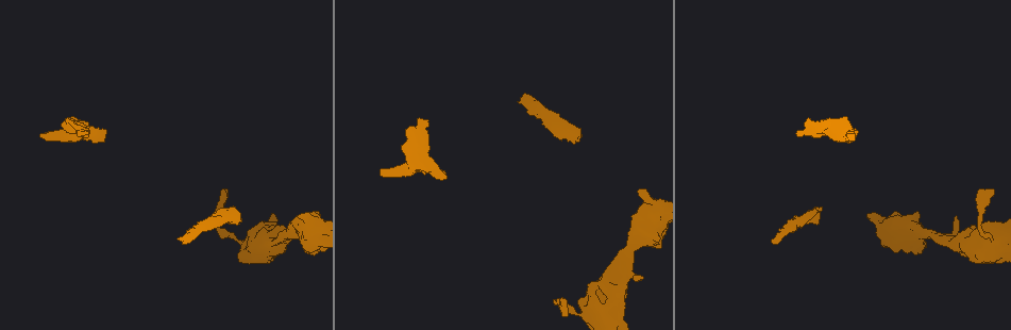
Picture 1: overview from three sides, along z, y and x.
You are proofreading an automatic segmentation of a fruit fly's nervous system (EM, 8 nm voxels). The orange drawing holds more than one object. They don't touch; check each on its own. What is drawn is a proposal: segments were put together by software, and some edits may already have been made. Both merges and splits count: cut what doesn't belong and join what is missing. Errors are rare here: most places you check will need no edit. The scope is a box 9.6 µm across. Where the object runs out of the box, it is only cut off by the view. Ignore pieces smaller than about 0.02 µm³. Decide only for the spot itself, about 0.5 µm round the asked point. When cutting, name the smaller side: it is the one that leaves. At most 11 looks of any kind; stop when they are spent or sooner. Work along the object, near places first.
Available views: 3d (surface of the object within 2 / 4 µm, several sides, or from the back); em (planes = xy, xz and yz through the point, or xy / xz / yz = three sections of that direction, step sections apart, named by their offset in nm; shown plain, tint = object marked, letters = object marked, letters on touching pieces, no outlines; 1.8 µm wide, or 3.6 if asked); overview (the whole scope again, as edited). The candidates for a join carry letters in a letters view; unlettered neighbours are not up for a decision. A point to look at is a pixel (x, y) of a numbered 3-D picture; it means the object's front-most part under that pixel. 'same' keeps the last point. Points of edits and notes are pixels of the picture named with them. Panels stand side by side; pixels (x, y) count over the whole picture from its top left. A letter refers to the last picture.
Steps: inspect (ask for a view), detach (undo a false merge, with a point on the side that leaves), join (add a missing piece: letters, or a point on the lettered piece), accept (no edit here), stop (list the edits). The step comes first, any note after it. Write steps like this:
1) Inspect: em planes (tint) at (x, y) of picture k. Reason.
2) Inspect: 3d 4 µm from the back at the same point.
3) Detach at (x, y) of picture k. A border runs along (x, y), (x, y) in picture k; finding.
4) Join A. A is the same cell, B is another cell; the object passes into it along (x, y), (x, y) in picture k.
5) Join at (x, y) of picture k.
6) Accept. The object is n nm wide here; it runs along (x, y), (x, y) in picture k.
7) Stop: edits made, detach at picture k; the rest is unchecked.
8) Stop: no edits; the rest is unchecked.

Inspect: 3d 2 µm from the back at (106, 131) of picture 1. Stops while still wide.

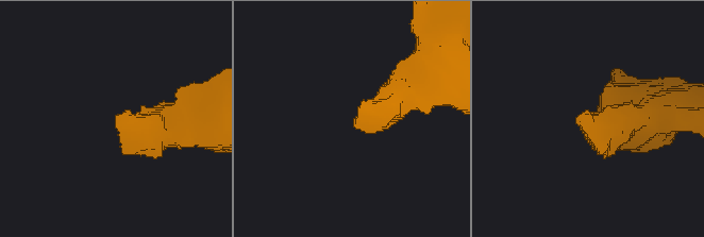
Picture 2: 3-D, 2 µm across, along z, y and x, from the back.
Inspect: em xy step 16 (tint) at (118, 117) of picture 2.

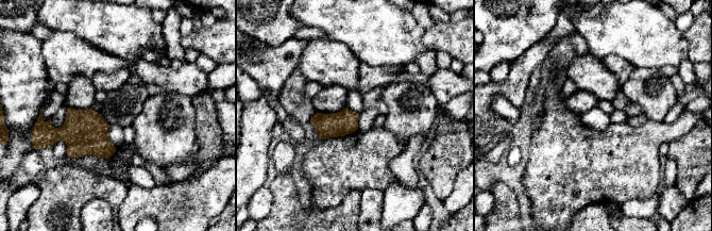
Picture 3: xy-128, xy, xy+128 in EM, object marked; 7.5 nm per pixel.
Inspect: em planes (letters) at the same point. Another direction.

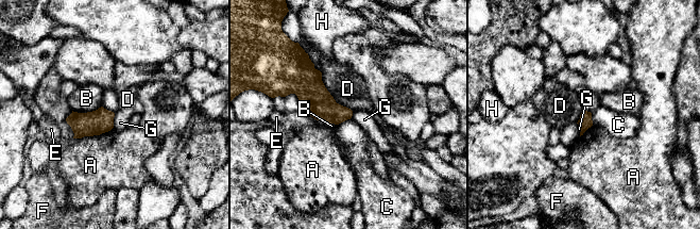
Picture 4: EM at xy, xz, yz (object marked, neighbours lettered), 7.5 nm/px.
Accept. A, B, C, D, E, F, G and H are other cells; a border runs along (115, 113), (112, 128) in picture 4; none of them fits.

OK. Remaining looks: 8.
Inspect: 3d 2 µm at (382, 173) of picture 1. Free end.

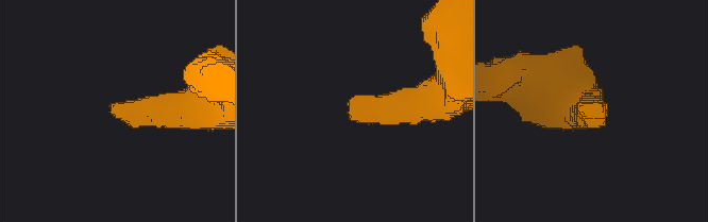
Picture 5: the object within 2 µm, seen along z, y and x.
Inspect: em planes (letters) at (111, 105) of picture 5.

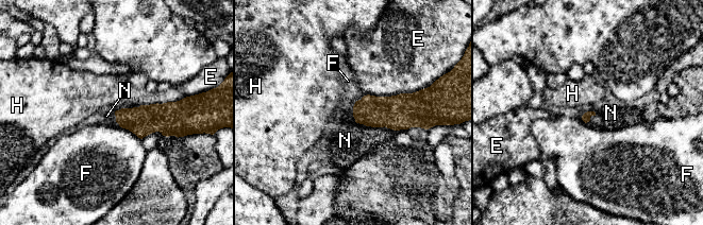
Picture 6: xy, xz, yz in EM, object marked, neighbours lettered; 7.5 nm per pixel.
Join at (345, 140) of picture 6. N is the same cell, E, F and H are other cells; the object passes into it along (396, 113), (365, 124), (345, 140) in picture 6; it goes on there.

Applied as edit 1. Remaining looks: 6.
Inspect: overview.

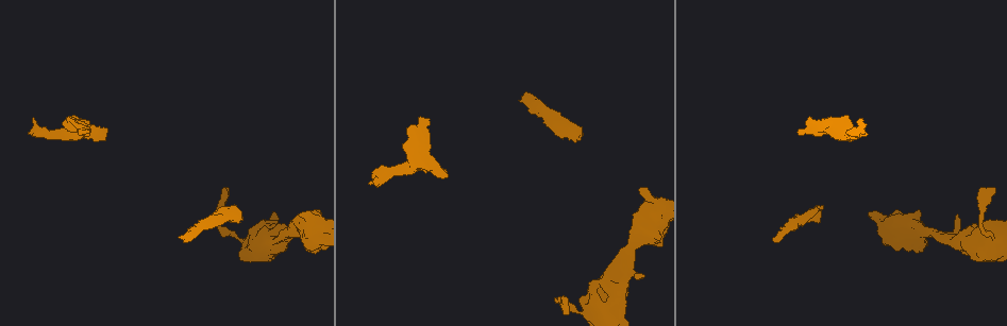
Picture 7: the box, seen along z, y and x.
Inspect: em xy step 16 (tint) at (234, 206) of picture 7.

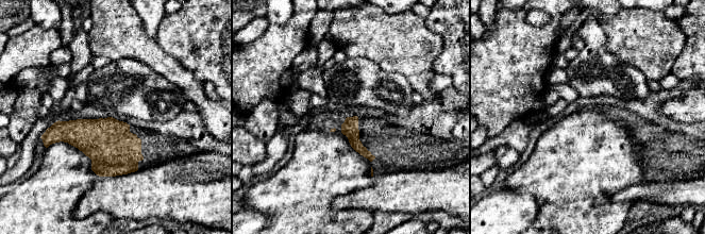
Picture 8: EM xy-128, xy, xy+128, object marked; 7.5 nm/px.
Inspect: em planes (tint) at the same point.

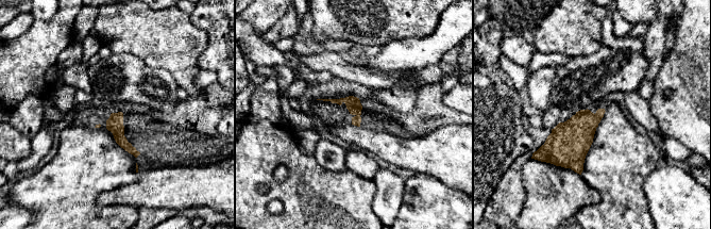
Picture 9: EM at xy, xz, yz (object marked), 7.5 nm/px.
Inspect: em planes (letters) at the same point. What lies round it.

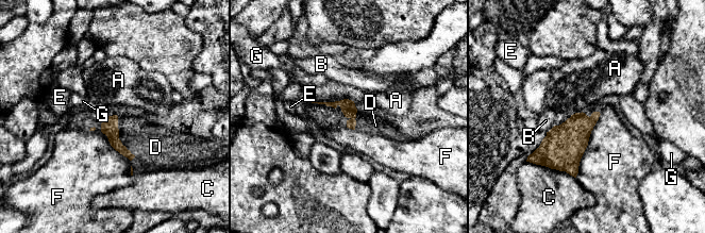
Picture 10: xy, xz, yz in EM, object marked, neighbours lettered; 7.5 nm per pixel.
Join at (150, 144) of picture 10. D is the same cell, A, B, C, E, F and G are other cells; the object passes into it along (110, 127), (118, 138), (150, 144) in picture 10; it goes on there.

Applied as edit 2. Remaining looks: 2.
Inspect: 3d 4 µm at (184, 239) of picture 7. An open end.

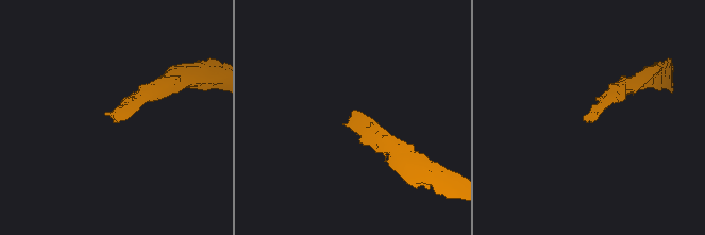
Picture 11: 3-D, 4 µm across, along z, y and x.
Inspect: em planes (letters) at (113, 120) of picture 11.

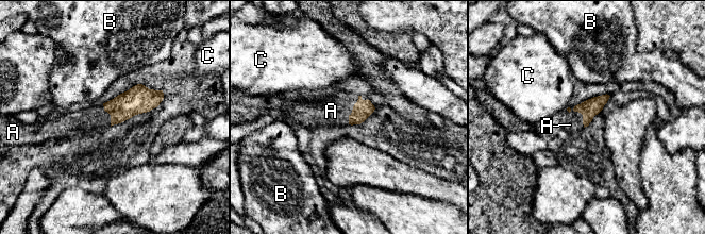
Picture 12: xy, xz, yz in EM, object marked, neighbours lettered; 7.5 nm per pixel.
Join at (95, 118) of picture 12. A is the same cell, B and C are other cells; the object passes into it along (138, 99), (110, 114), (95, 118) in picture 12; the cell continues.

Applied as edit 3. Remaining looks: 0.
Stop: edits made, join at picture 6, join at picture 10, join at picture 12; the rest is unchecked.

